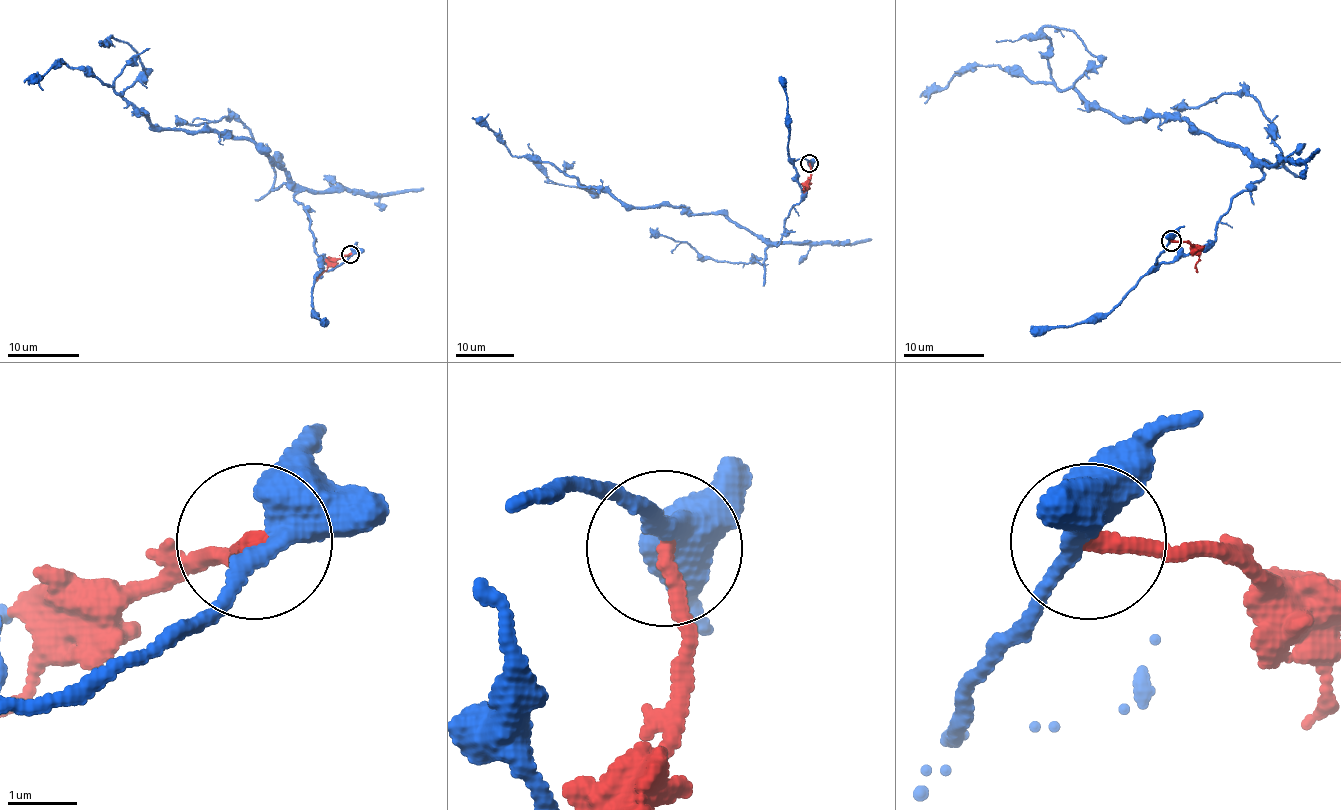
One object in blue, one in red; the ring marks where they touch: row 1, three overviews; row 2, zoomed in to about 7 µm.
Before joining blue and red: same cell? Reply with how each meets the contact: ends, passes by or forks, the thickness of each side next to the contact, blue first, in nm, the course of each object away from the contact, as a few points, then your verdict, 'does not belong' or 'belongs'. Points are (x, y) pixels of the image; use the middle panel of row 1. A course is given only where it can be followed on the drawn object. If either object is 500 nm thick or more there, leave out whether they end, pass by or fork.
blue passes by | red ends | 360/240 nm | blue via (809, 162), (794, 162), (801, 198), (771, 245), (721, 214), (624, 206), (548, 162), (512, 155), (473, 117) | red via (809, 164), (810, 180), (803, 189) | does not belong

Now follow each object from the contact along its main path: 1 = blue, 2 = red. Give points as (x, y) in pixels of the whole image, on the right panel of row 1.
1: (1170, 240), (1156, 263), (1209, 245), (1261, 164), (1189, 119), (1124, 120), (996, 65), (968, 66), (919, 97)
2: (1172, 240), (1192, 243), (1198, 259), (1196, 272)

